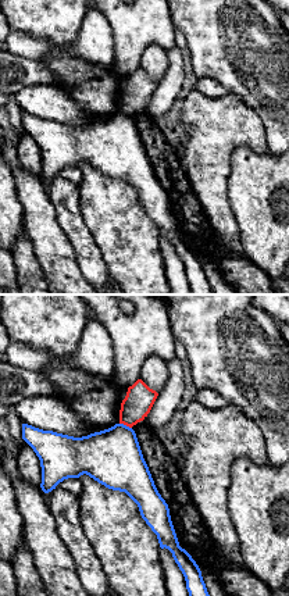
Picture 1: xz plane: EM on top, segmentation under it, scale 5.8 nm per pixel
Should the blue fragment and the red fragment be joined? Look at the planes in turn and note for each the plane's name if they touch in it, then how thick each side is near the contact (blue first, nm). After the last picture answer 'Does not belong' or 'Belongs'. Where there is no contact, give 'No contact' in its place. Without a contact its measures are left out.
Touches blue in xz. Thickness 340 nm (blue) against 170 nm

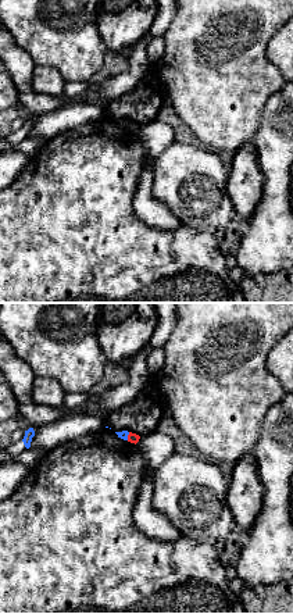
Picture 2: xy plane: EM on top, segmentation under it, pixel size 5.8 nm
Touches blue in xy. Thickness 50 nm (blue) against 60 nm

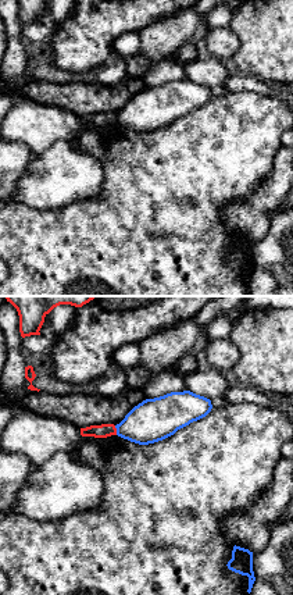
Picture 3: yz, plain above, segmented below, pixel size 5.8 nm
Touches blue in yz. Thickness 240 nm (blue) against 80 nm

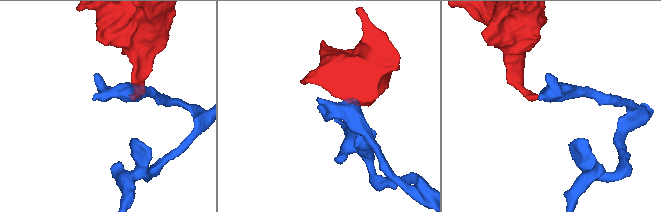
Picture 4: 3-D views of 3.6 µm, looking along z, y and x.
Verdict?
Does not belong

